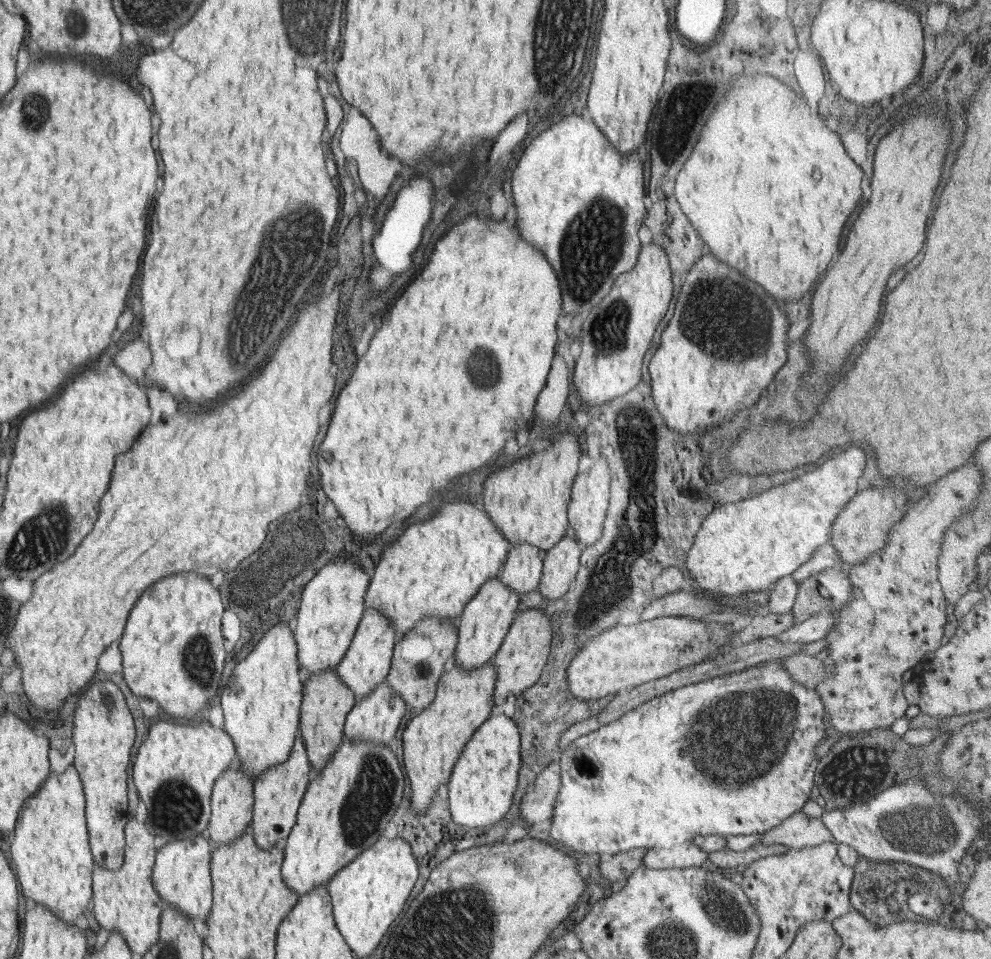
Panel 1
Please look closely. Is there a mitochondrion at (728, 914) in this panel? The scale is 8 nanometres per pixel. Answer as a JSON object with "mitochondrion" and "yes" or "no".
{"mitochondrion":"yes"}

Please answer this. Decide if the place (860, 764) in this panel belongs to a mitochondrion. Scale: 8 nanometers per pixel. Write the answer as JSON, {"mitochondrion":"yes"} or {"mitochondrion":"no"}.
{"mitochondrion":"yes"}

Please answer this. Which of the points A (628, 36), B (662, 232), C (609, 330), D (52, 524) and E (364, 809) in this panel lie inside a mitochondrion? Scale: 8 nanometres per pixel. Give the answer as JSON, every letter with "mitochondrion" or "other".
{"A":"other","B":"other","C":"mitochondrion","D":"mitochondrion","E":"mitochondrion"}

